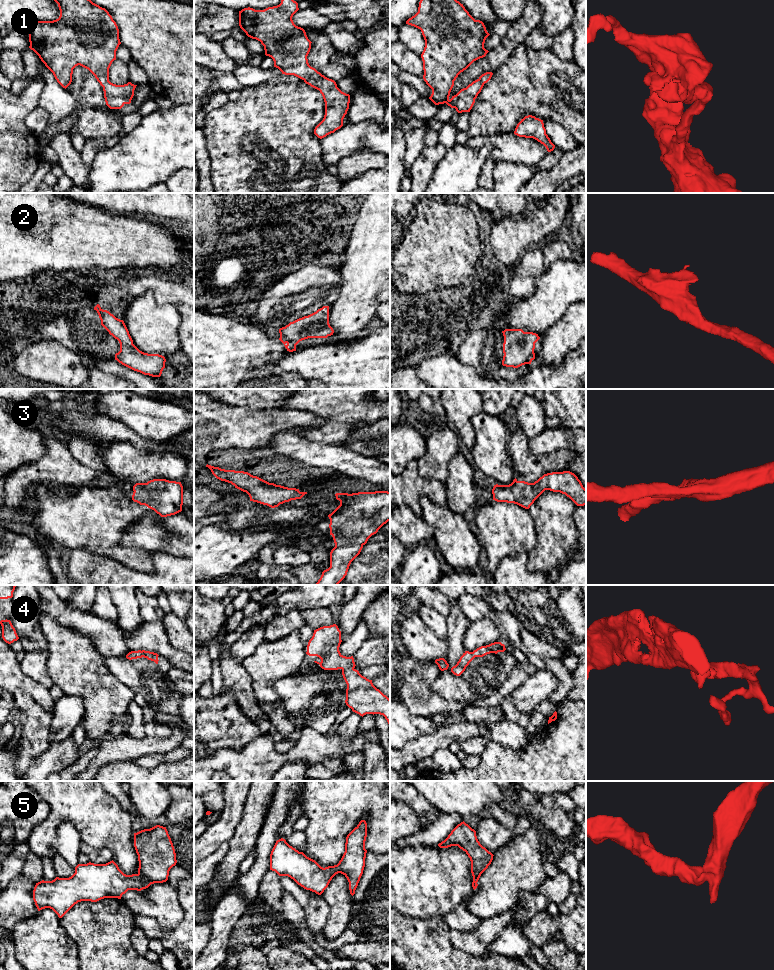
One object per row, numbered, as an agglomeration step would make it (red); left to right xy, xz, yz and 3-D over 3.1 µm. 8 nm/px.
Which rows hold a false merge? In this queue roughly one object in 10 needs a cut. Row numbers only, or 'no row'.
no row

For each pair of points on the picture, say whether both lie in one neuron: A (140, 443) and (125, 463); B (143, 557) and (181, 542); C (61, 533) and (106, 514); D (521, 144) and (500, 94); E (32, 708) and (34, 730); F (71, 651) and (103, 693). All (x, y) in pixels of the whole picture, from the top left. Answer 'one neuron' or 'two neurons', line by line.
A: two neurons
B: two neurons
C: one neuron
D: two neurons
E: one neuron
F: one neuron

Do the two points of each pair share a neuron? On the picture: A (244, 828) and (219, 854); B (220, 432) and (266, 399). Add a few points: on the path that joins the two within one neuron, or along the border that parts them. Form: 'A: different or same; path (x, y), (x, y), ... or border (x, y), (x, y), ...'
A: different; border (229, 842), (227, 853), (218, 865)
B: different; border (244, 405), (250, 408), (277, 408)

